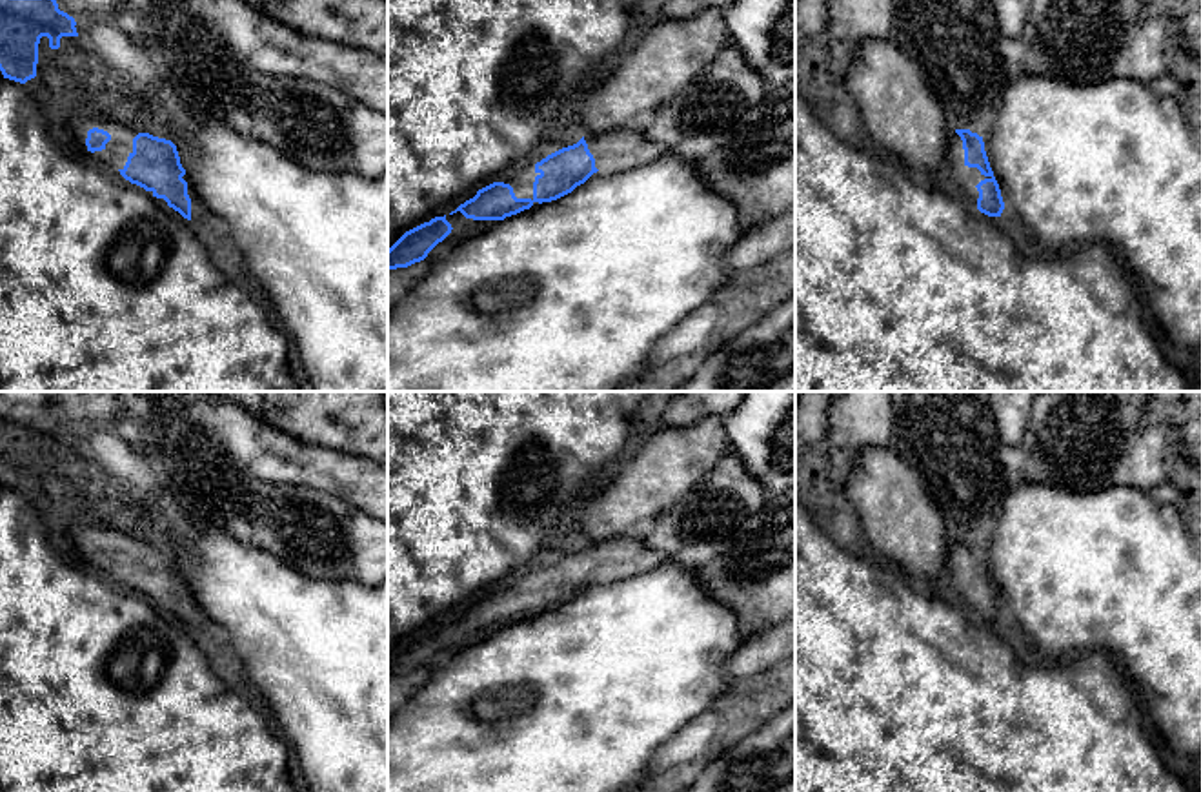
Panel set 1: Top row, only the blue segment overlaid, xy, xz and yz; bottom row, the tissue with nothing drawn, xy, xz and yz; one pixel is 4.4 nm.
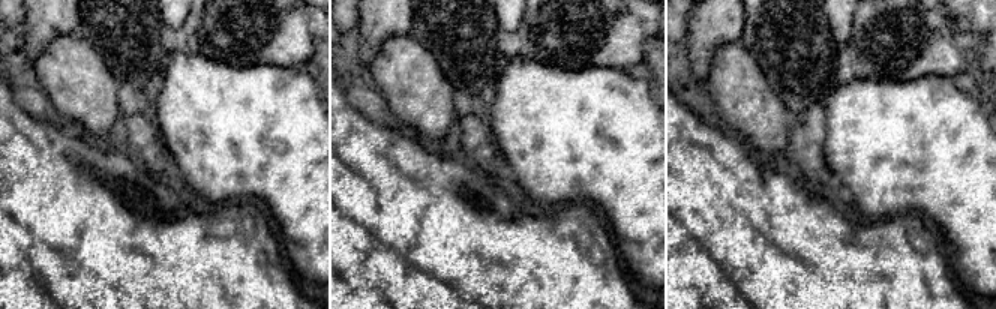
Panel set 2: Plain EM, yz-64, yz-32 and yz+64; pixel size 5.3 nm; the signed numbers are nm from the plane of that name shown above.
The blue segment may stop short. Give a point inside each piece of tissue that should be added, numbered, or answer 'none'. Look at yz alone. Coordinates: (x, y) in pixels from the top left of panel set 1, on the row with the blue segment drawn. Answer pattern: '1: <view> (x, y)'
1: yz (959, 177)

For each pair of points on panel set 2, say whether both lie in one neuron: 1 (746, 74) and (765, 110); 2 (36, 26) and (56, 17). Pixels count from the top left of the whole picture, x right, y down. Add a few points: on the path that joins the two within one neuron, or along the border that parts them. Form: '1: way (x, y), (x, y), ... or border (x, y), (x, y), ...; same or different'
1: way (746, 83), (746, 90), (756, 101); same
2: way (41, 24), (51, 17); same

